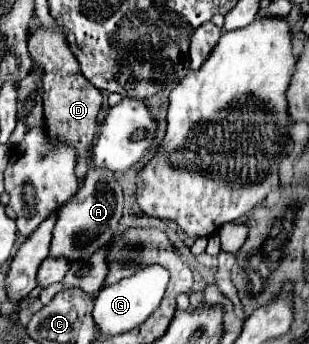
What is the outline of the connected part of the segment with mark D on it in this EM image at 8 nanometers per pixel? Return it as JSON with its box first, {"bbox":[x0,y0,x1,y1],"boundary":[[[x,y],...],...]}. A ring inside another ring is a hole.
{"bbox":[29,25,103,179],"boundary":[[[41,25],[31,29],[29,35],[29,53],[33,59],[33,69],[43,67],[43,105],[45,105],[45,127],[53,139],[71,143],[77,153],[77,177],[83,179],[91,169],[91,141],[99,131],[99,111],[103,105],[103,95],[97,87],[93,87],[83,73],[79,71],[79,63],[67,45],[67,37],[63,29],[57,27],[49,31]]]}

